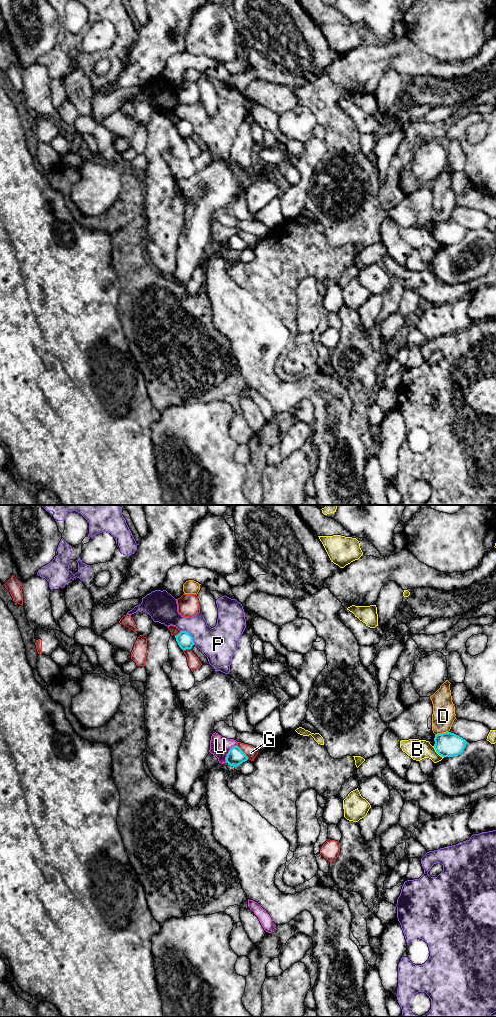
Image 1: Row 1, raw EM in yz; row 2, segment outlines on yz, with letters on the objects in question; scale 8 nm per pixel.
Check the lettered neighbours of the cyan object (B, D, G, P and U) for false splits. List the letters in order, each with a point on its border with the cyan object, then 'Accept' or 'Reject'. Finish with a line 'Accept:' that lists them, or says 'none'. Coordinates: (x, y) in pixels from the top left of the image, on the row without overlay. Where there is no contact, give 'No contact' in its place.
B: Touches cyan at yz (437, 240). Reject
D: Touches cyan at yz (442, 221). Reject
G: Touches cyan at yz (243, 240). Reject
P: Touches cyan at yz (190, 123). Reject
U: Touches cyan at yz (228, 241). Reject
Accept: none

